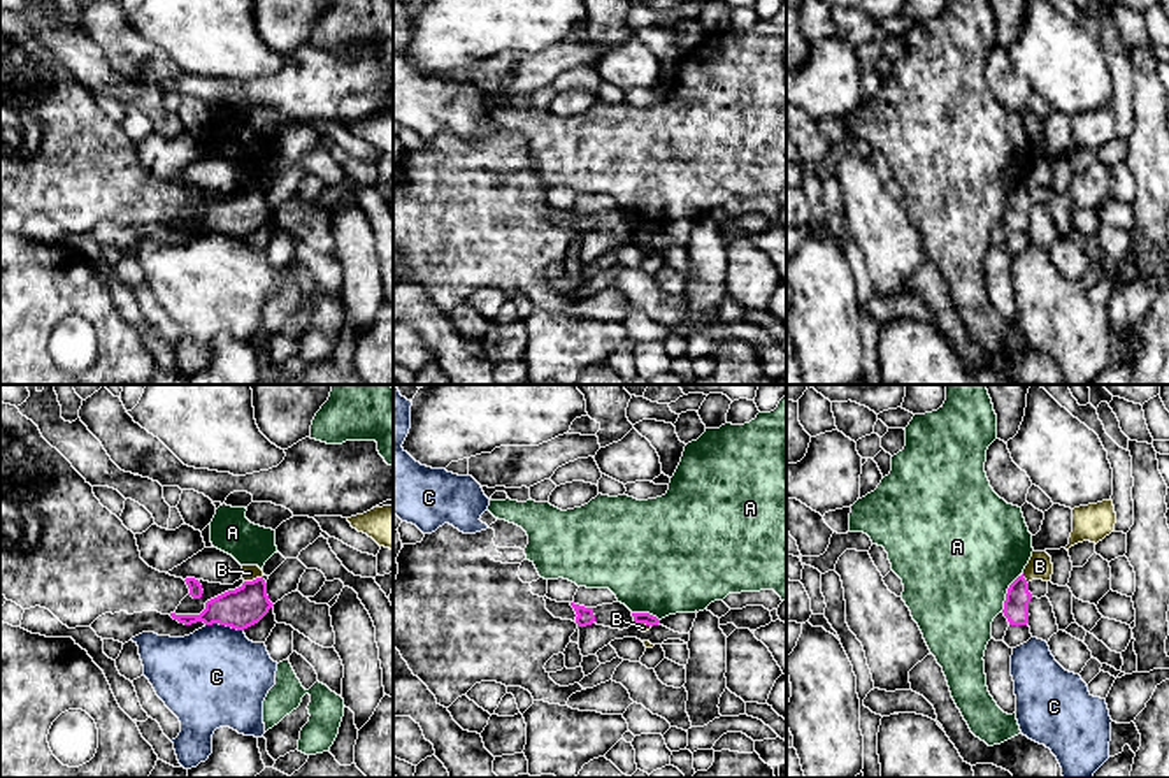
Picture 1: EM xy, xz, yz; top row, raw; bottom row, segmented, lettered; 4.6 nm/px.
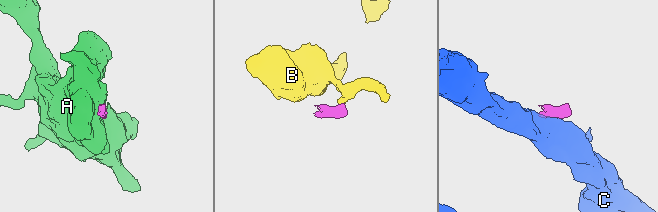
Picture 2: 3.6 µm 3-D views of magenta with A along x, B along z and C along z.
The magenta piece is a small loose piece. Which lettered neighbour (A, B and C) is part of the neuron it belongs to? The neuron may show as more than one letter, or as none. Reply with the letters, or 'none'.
none

